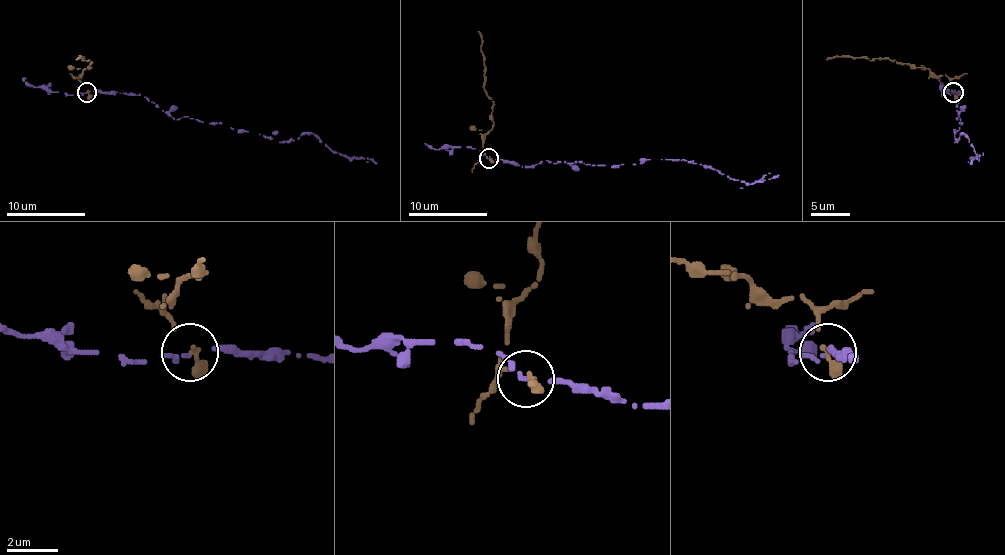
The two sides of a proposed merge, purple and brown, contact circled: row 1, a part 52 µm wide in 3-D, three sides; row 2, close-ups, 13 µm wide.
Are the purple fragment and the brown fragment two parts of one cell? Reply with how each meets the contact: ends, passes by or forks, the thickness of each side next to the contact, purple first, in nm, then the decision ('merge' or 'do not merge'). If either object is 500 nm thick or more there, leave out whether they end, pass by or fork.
purple passes by | brown ends | 90/280 nm | do not merge

